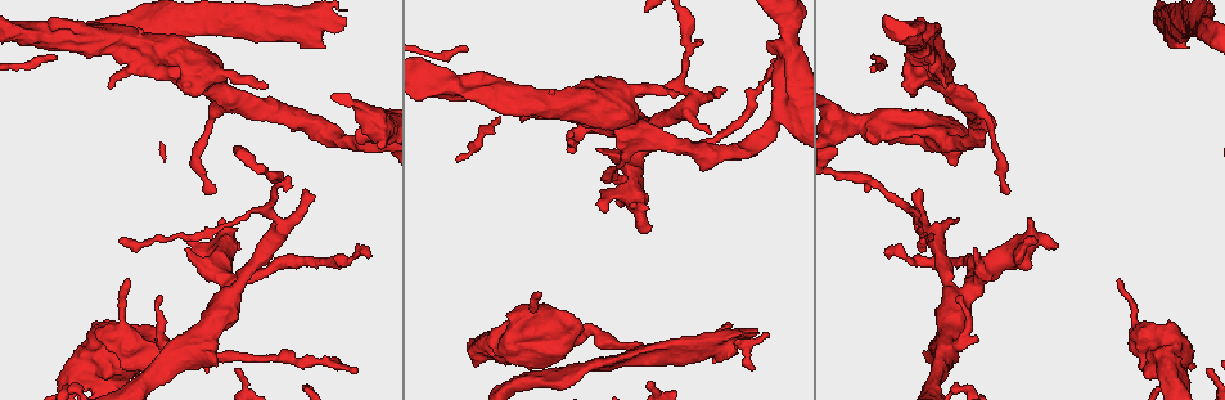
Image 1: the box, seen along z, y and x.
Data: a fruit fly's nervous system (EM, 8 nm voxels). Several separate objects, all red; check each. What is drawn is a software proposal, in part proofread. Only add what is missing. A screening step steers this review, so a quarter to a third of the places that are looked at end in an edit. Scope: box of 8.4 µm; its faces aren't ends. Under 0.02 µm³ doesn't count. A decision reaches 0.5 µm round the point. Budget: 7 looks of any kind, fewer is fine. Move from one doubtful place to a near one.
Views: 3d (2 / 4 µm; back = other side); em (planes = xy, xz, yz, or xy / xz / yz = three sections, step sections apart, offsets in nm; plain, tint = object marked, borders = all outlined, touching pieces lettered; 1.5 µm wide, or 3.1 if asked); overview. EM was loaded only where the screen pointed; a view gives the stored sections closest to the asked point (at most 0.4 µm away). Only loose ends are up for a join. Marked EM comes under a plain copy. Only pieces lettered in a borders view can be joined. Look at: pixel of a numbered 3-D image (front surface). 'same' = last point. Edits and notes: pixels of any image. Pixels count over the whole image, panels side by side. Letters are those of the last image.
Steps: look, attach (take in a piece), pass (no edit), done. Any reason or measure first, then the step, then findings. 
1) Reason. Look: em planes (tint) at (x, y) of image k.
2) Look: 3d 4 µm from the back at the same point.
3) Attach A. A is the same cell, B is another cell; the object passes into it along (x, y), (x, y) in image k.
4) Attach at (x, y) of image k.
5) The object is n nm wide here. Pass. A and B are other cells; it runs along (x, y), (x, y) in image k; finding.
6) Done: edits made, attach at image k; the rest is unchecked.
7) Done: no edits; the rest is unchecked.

Thick end. Look: 3d 4 µm at (1051, 248) of image 1.

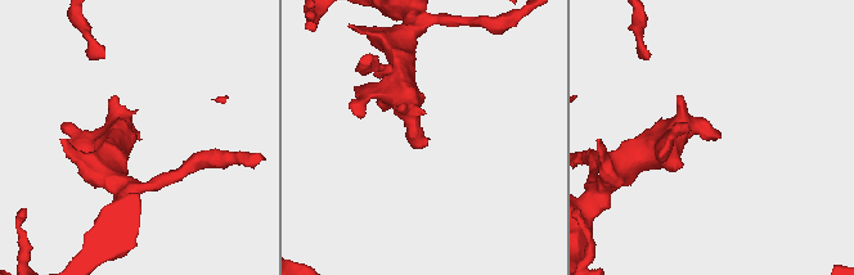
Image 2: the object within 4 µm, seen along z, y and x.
Now the EM. Look: em xy step 8 (tint) at (140, 139) of image 2.

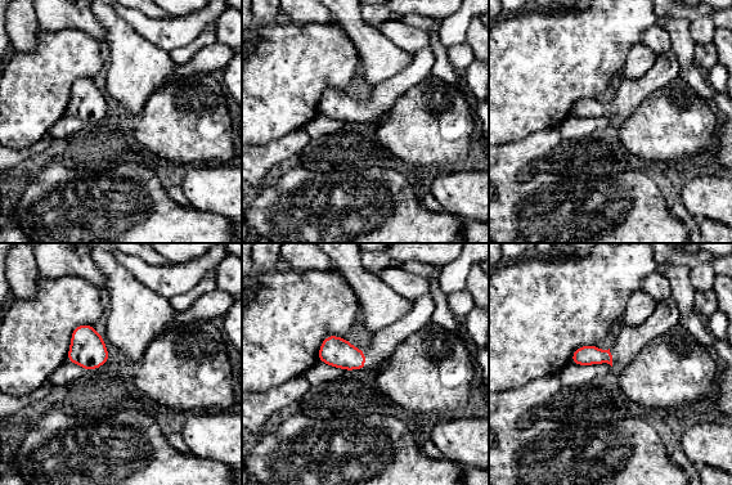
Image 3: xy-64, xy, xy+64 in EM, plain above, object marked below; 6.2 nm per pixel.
Another direction. Look: em planes (borders) at the same point.

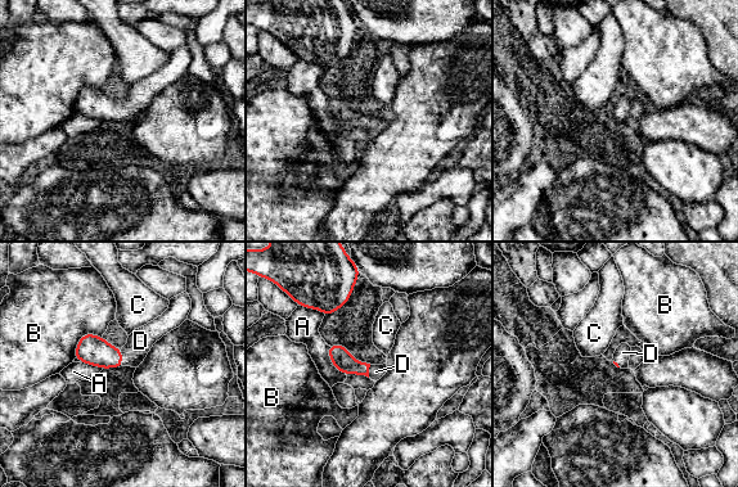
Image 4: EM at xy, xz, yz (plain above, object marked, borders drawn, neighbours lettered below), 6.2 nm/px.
Attach D. D is the same cell, A, B and C are other cells; it goes on there.

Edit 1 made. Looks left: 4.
Look: overview.

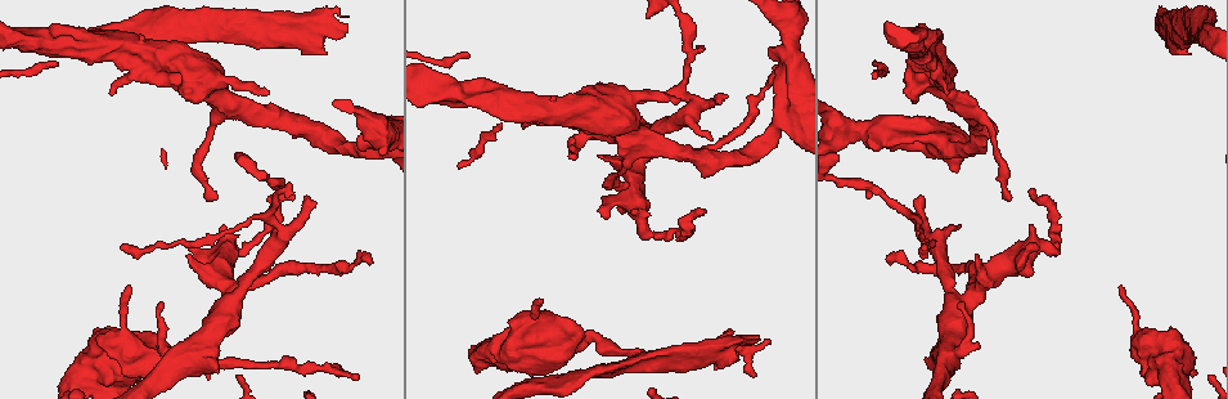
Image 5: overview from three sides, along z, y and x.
Branch stops here. Look: 3d 4 µm at (1156, 27) of image 5.

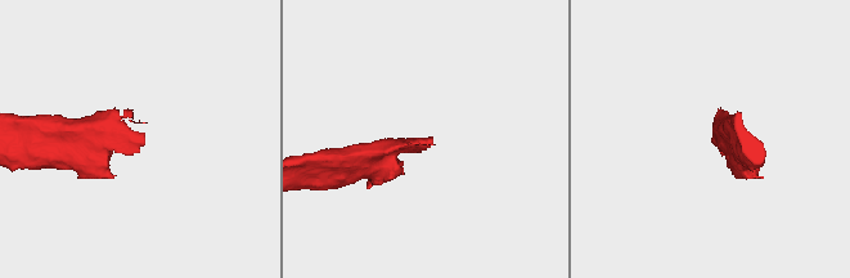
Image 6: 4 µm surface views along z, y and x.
Now the EM. Look: em xy step 4 (tint) at (712, 136) of image 6.

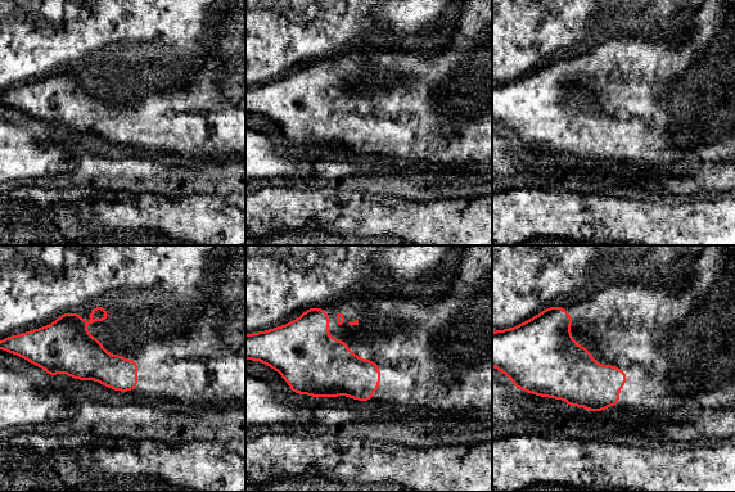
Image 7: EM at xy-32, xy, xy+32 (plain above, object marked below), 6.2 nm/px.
Another direction. Look: em planes (borders) at the same point.

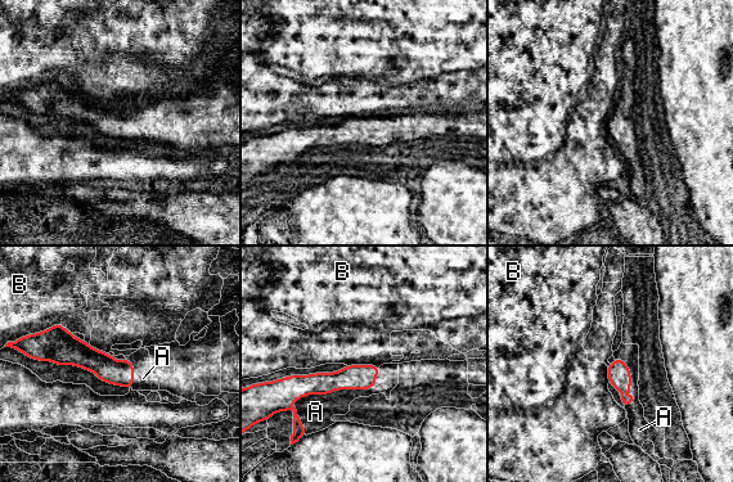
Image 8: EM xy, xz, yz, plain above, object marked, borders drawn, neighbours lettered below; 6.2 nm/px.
Attach A. A is the same cell, B is another cell; the object passes into it along (354, 377), (327, 393), (315, 411) in image 8; it goes on there.

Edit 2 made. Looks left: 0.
Done: edits made, attach at image 4, attach at image 8; the rest is unchecked.

